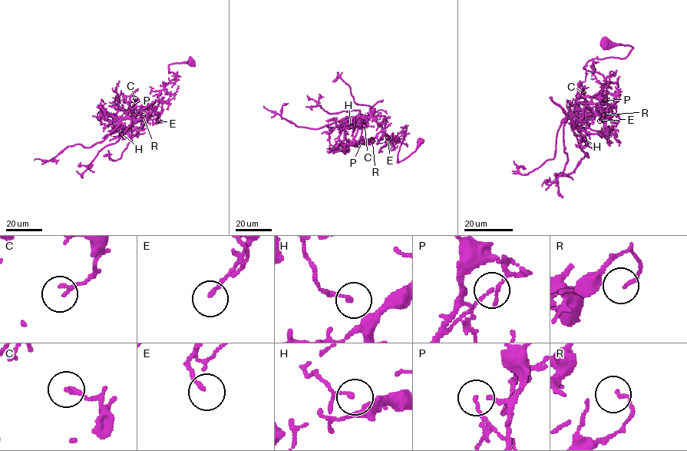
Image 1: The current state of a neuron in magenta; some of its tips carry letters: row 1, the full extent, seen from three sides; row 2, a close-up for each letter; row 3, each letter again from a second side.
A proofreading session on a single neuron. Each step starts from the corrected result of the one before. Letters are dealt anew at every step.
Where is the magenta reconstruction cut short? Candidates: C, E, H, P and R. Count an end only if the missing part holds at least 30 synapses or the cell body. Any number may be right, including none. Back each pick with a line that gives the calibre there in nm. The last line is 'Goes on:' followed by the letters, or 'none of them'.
Goes on: none of them

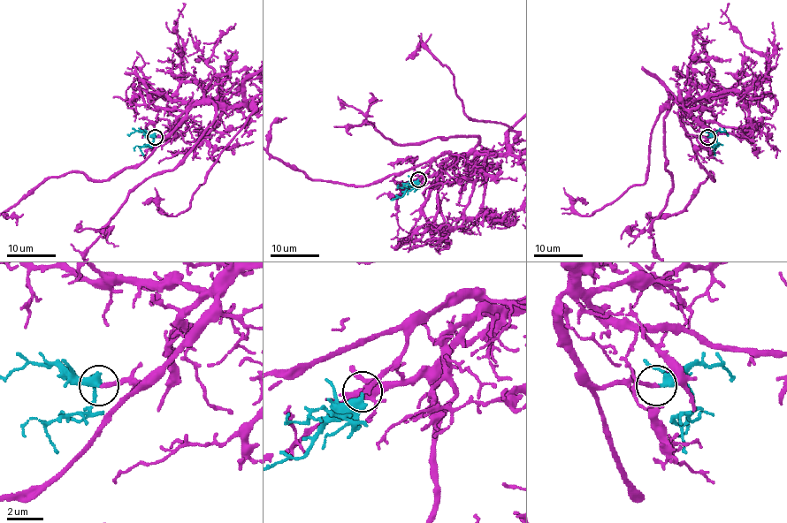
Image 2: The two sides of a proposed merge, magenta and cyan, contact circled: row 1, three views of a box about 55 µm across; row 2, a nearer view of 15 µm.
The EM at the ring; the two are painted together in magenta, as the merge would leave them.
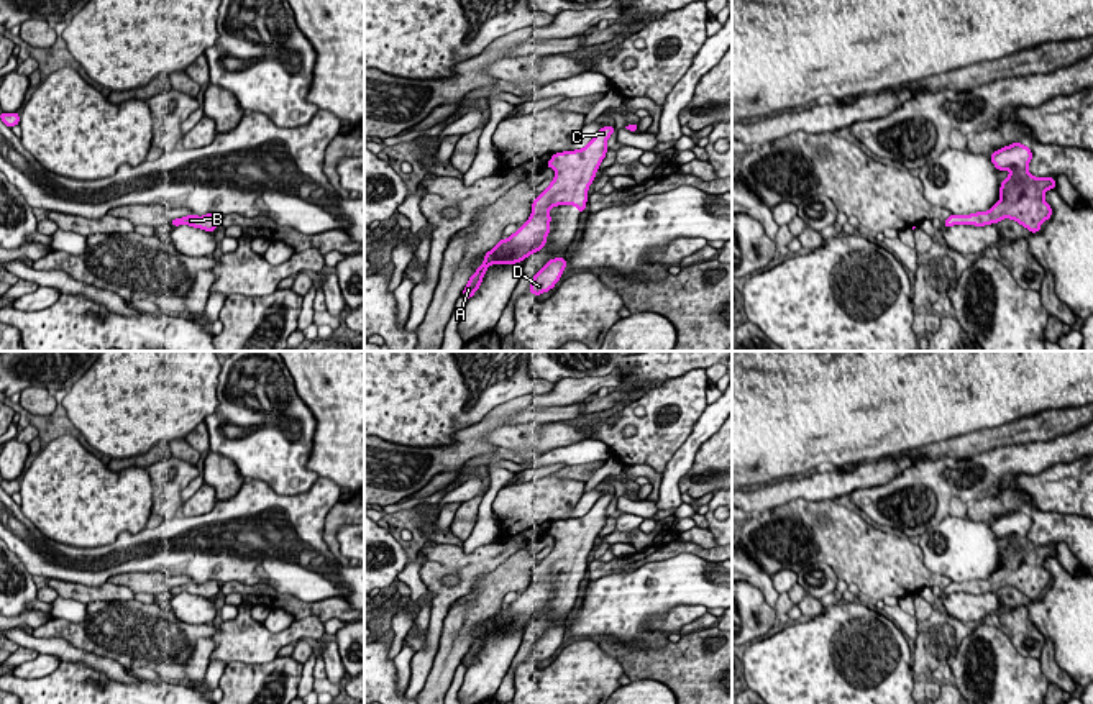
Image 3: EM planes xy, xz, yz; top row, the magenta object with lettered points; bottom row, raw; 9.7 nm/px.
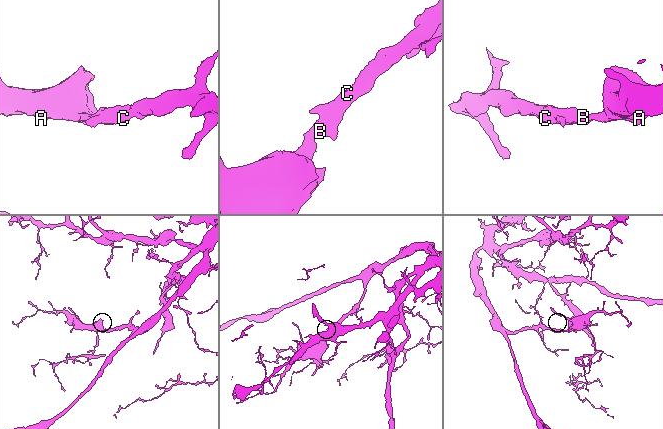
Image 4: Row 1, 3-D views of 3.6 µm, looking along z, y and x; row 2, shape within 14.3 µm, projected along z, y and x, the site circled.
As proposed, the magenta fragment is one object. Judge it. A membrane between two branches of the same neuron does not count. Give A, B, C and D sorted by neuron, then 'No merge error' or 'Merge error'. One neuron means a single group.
Groups: A B C D. No merge error

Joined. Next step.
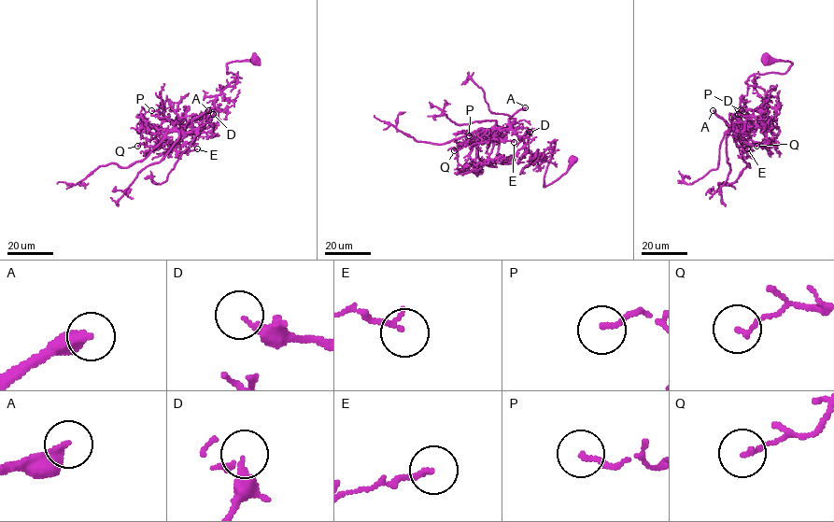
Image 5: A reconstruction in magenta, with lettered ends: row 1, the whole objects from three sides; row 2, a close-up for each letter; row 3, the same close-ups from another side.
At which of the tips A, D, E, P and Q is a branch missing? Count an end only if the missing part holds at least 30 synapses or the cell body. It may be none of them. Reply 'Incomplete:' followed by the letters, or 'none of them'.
Incomplete: A, D

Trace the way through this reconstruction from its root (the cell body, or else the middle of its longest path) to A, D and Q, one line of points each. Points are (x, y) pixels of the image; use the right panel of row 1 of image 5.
A: (766, 60), (792, 63), (783, 74), (754, 75), (754, 84), (767, 96), (741, 133), (713, 110)
D: (766, 60), (792, 63), (783, 74), (756, 74), (753, 83), (764, 91), (766, 98), (750, 116), (738, 114)
Q: (766, 60), (792, 63), (783, 74), (754, 75), (766, 98), (743, 130), (734, 131), (734, 141), (756, 146)

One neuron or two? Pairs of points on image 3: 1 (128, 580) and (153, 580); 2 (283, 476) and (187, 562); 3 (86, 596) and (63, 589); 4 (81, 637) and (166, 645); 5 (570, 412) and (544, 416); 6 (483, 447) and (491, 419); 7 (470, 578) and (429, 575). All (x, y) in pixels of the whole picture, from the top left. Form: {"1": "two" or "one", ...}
{"1": "one", "2": "two", "3": "one", "4": "one", "5": "one", "6": "one", "7": "one"}

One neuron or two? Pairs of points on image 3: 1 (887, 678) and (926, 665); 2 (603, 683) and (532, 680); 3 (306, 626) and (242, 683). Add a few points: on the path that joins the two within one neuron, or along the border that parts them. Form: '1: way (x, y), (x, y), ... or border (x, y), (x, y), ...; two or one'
1: border (911, 655), (913, 663); two
2: way (585, 683), (550, 683); one
3: border (278, 657), (253, 665); two

